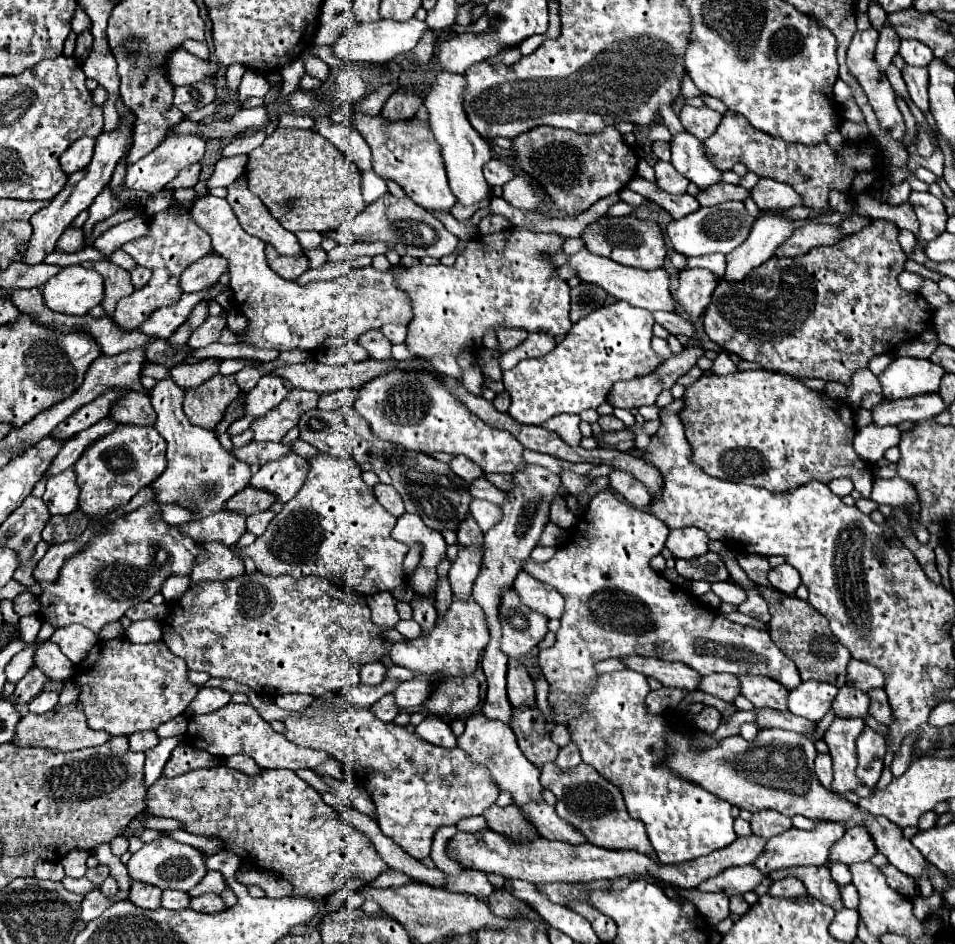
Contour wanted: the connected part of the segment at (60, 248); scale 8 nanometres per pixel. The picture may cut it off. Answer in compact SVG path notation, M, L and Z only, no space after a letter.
M70 224L56 243L57 251L62 253L76 253L82 249L84 233L82 229Z

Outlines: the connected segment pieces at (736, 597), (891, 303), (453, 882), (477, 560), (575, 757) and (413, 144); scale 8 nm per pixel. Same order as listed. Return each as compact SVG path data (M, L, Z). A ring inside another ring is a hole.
M712 583L712 591L726 603L732 603L732 605L740 605L742 601L746 601L746 591L734 583Z
M870 221L860 233L844 237L840 243L836 245L828 245L828 247L816 247L810 249L806 255L802 257L772 257L766 263L762 263L758 269L752 269L746 279L738 281L738 283L728 283L728 281L718 281L718 287L714 289L712 301L704 313L704 329L708 333L708 337L718 343L724 351L738 355L744 361L756 361L760 363L764 369L768 371L782 371L788 373L794 379L822 379L822 381L838 381L844 383L846 387L850 385L850 379L854 375L854 371L862 369L868 365L868 361L874 355L882 355L882 353L890 353L898 343L906 341L906 335L912 333L912 317L916 323L922 323L922 327L916 333L926 331L928 321L930 321L930 313L928 313L928 303L918 295L918 293L908 293L898 285L898 275L904 271L904 263L906 263L906 253L902 251L902 247L898 245L898 227L890 221Z
M464 869L462 875L448 877L448 881L450 881L450 885L448 885L450 891L470 893L478 899L488 899L488 895L494 891L494 887L486 879L486 875L482 875L482 871L474 871L474 869Z
M460 547L458 559L454 561L454 565L450 567L450 573L448 573L448 581L450 581L450 587L452 587L454 599L460 599L460 601L470 599L474 579L480 573L482 555L484 555L484 549Z
M570 741L566 747L562 747L560 749L560 755L556 757L556 765L562 769L562 771L568 771L570 767L574 767L574 765L578 765L582 759L580 759L580 755L578 755L578 747L574 747L574 741Z
M356 115L354 125L362 133L366 143L370 145L374 171L382 179L392 179L394 183L398 183L414 203L418 203L426 209L446 211L456 203L454 193L448 187L440 147L436 143L434 133L430 131L428 123L422 123L418 119L386 121L380 115L376 115L376 117Z

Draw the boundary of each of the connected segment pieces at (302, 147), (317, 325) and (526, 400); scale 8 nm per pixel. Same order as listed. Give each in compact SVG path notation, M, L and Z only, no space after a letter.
M278 127L272 135L264 139L260 147L256 147L248 155L246 163L246 177L248 187L252 193L256 193L262 203L268 207L274 219L280 221L280 225L292 233L296 231L334 231L340 225L346 225L352 221L358 213L366 209L366 203L360 193L360 169L350 161L346 153L342 153L336 145L328 143L320 133L314 129L282 129Z
M214 195L202 196L194 203L191 215L206 233L210 233L214 251L228 259L230 283L234 283L234 289L240 289L234 297L240 301L240 311L248 317L248 333L244 339L238 337L238 341L276 351L296 347L312 351L316 347L326 347L328 335L328 347L340 347L344 341L356 341L358 335L368 329L380 329L384 323L408 325L412 319L410 297L396 283L396 269L402 265L390 265L388 271L376 271L368 265L352 269L348 275L338 279L298 285L296 281L282 279L270 269L264 253L266 243L248 235L240 227L226 199Z
M624 301L604 305L572 325L570 333L548 355L524 359L504 373L504 386L511 397L508 413L518 423L542 425L560 413L582 413L606 401L616 381L628 381L654 371L662 359L652 351L652 313Z

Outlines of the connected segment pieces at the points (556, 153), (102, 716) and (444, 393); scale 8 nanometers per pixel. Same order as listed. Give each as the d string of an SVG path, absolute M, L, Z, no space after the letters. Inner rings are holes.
M536 127L514 139L516 163L554 199L566 215L582 213L598 199L618 193L636 171L638 155L624 141L616 127L606 127L600 135L578 135L566 129Z
M126 637L98 641L86 659L76 665L74 681L80 689L78 701L86 713L88 727L110 735L132 735L156 729L182 715L198 689L188 679L184 659L178 659L162 641L136 645Z
M390 371L372 379L358 389L354 407L370 423L376 437L398 443L404 449L428 455L438 451L464 455L474 461L484 475L514 475L518 467L526 467L522 457L524 447L508 431L498 431L476 419L434 375L426 375L426 371ZM436 445L440 447L436 449Z

